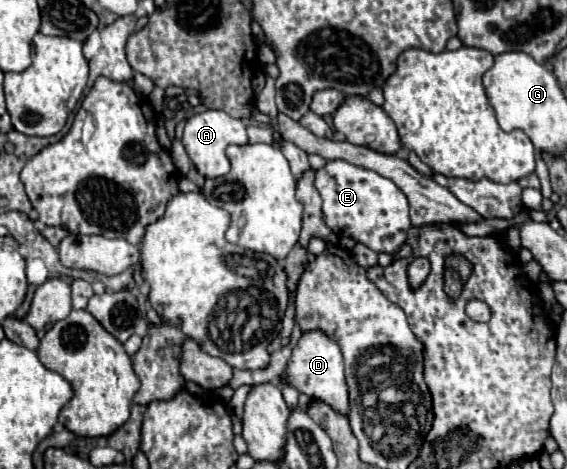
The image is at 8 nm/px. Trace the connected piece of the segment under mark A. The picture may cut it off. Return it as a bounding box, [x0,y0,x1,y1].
[182,110,248,178]

